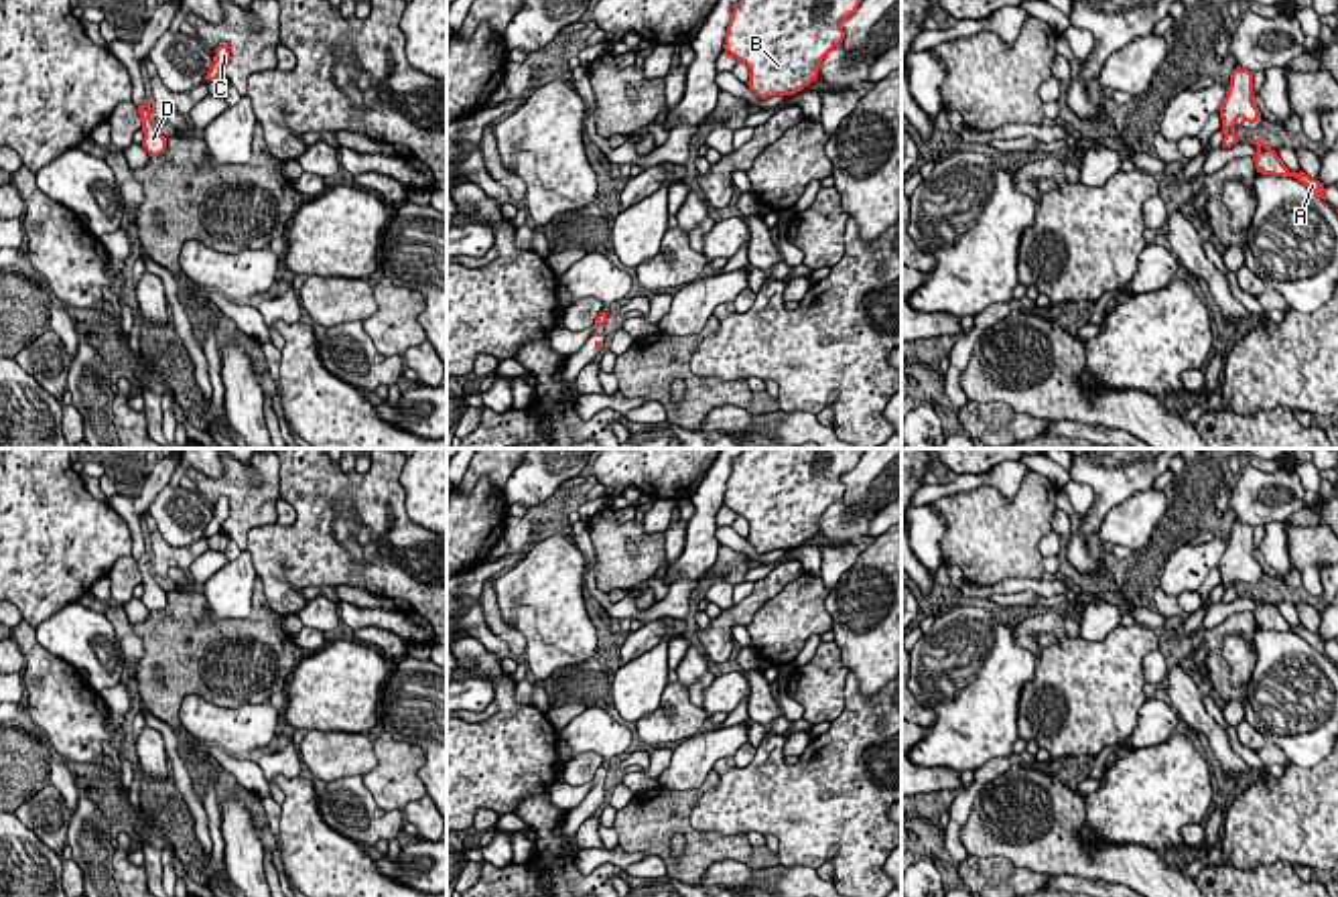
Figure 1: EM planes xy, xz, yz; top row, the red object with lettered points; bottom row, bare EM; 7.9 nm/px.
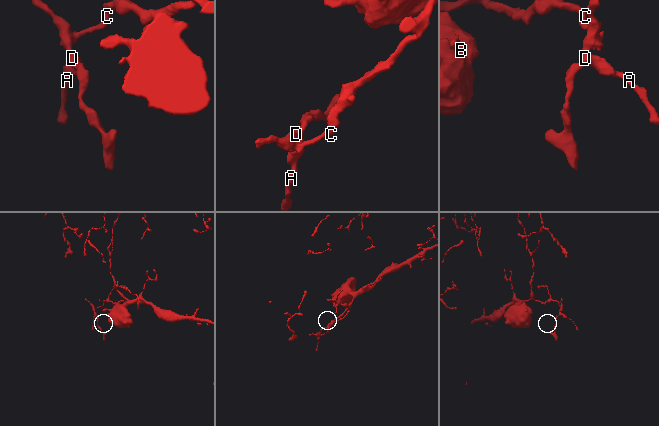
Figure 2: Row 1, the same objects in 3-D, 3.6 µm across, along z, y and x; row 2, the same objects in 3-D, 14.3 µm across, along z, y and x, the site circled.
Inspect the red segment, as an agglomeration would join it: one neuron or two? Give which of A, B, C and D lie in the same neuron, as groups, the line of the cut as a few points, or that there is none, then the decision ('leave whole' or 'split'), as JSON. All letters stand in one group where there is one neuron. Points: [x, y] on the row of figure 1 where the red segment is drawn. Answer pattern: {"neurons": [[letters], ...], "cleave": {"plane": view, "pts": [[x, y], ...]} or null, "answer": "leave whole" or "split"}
{"neurons": [["A", "B", "C", "D"]], "cleave": null, "answer": "leave whole"}

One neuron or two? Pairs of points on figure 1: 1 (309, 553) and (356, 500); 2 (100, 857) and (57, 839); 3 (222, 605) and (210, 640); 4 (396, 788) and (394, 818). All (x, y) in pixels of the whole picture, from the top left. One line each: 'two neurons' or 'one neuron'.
1: one neuron
2: two neurons
3: two neurons
4: two neurons

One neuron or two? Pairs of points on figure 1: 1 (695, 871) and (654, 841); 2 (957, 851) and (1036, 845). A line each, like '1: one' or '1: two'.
1: one
2: two

